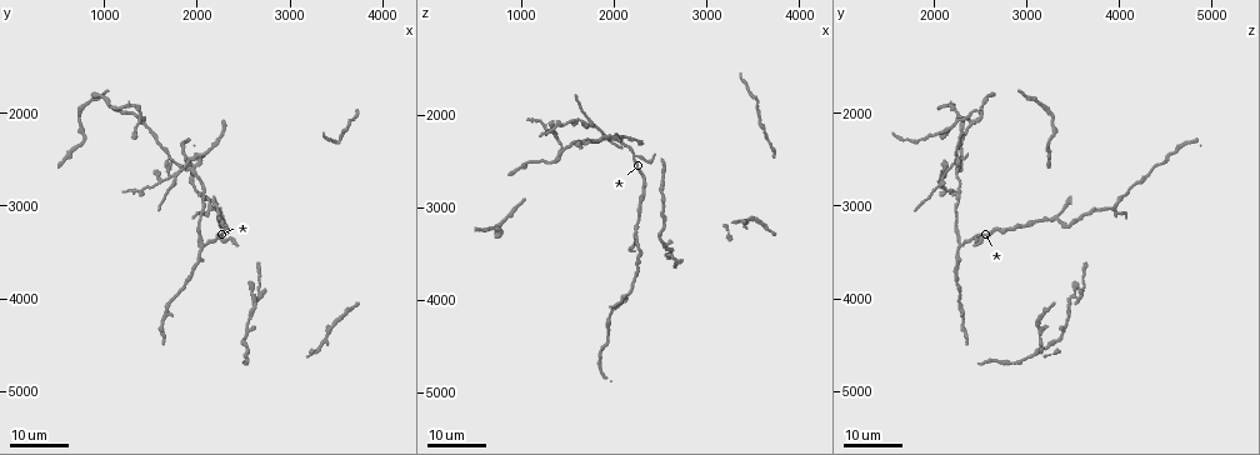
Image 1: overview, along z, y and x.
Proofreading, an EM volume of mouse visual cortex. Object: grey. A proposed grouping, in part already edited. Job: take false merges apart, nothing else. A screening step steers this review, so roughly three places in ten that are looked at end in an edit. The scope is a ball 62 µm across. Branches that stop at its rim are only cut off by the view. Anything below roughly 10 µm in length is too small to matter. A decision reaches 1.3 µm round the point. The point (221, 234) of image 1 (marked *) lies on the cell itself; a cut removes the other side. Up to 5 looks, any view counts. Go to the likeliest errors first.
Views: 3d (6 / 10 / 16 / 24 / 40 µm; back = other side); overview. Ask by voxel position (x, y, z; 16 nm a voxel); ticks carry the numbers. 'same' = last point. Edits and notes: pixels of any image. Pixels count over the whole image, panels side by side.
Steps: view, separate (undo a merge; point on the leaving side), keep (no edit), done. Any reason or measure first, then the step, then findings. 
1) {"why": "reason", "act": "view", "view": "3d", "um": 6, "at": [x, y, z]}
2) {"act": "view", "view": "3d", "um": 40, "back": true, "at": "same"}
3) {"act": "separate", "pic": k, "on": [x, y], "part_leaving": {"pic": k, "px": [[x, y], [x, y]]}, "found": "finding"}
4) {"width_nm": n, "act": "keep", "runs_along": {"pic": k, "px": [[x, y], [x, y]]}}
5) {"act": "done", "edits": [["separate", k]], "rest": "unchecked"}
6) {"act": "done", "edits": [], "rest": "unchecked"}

{"why": "three arms meet", "act": "view", "view": "3d", "um": 24, "at": [2050, 3450, 2300]}

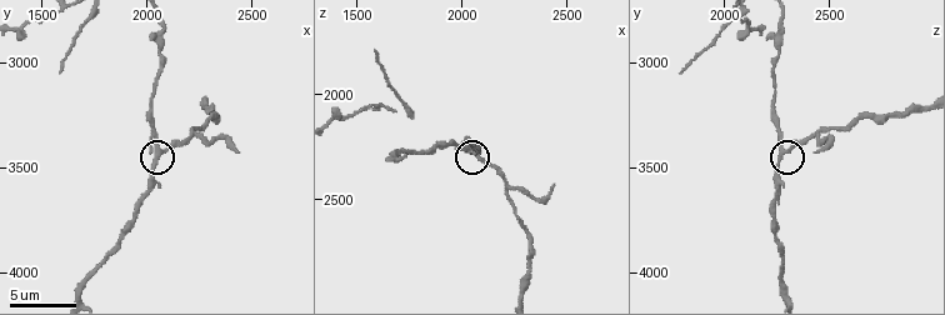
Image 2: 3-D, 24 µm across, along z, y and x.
{"act": "view", "view": "3d", "um": 10, "at": [2040, 3440, 2260]}

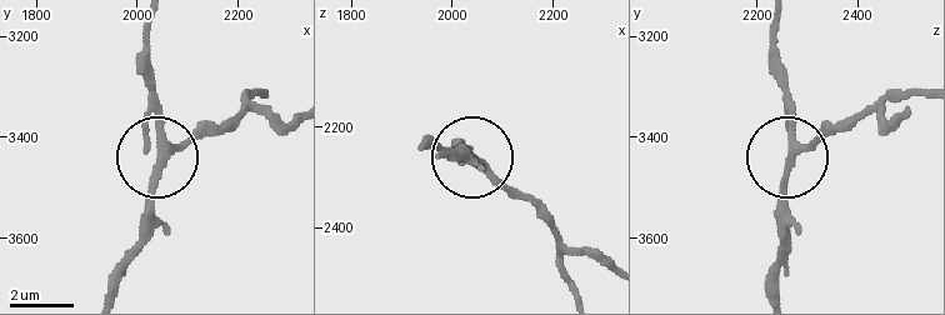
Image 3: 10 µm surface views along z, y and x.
{"act": "view", "view": "3d", "um": 6, "at": [2050, 3440, 2270]}

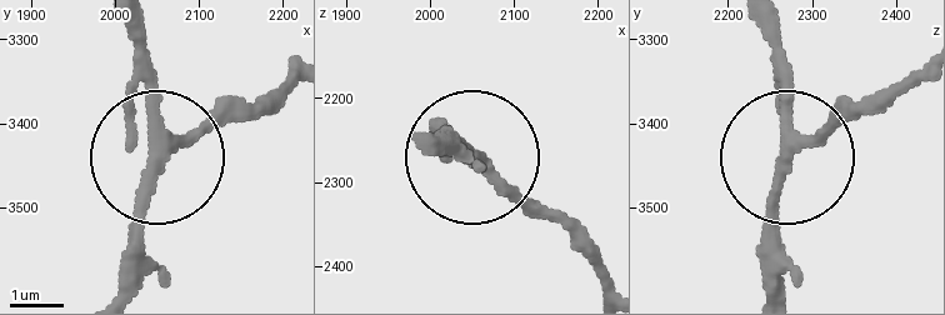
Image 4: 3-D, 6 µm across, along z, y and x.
{"side_arm_um": 20, "act": "keep", "runs_along": {"pic": 4, "px": [[915, 73], [843, 99], [785, 163], [780, 291]]}, "found": "one cell here"}

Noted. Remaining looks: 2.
{"why": "three-way junction", "act": "view", "view": "3d", "um": 16, "at": [2150, 3000, 3950]}

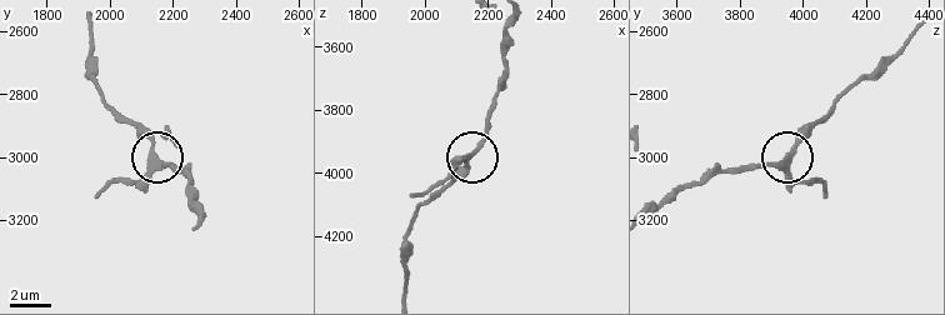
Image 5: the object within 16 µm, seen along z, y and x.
{"act": "view", "view": "3d", "um": 10, "at": [2140, 3000, 3960]}

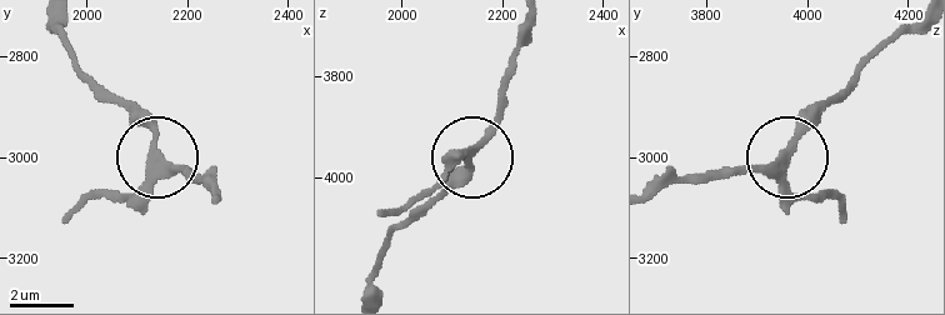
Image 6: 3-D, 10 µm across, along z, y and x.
{"act": "keep", "runs_along": {"pic": 6, "px": [[656, 194], [681, 180], [770, 169], [848, 86]]}, "found": "continuous, no second cell"}

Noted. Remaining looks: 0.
{"act": "done", "edits": [], "rest": "unchecked"}

